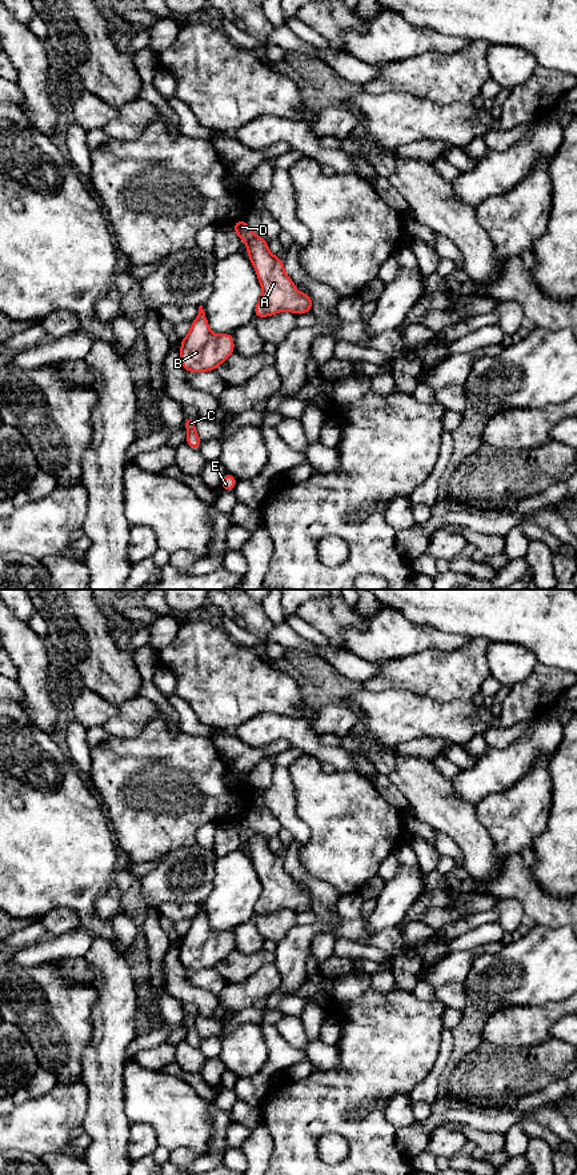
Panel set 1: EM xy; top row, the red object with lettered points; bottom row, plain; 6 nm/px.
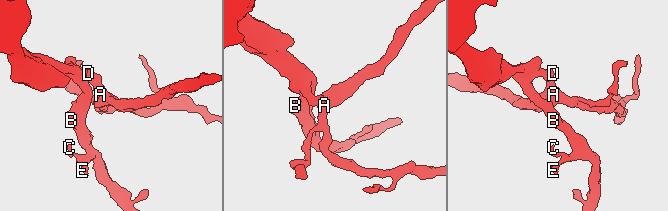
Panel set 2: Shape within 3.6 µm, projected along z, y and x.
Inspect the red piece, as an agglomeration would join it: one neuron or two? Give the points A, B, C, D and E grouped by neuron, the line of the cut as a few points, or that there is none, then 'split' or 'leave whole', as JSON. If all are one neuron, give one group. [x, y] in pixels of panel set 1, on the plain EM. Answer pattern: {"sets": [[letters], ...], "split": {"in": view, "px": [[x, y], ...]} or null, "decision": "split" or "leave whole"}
{"sets": [["A", "B", "C", "D", "E"]], "split": null, "decision": "leave whole"}

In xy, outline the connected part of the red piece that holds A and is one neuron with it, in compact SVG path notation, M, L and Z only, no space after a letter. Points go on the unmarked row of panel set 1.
M245 816L236 819L232 826L248 846L248 855L255 863L263 890L255 904L255 915L268 915L289 908L296 912L312 908L312 894L300 891L293 878L285 872L284 859L272 852L268 839L253 831Z

